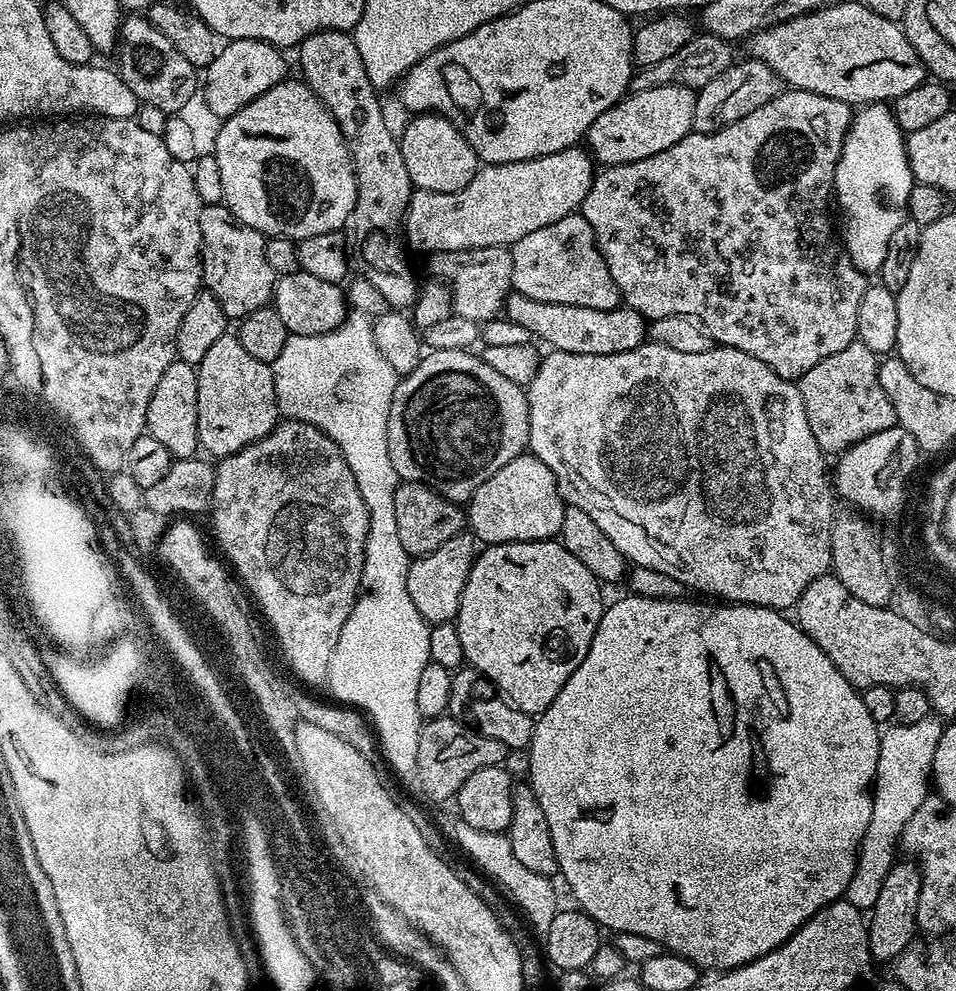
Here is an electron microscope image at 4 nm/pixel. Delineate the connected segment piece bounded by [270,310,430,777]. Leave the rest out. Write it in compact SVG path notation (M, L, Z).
M356 310L349 311L342 323L326 334L314 334L313 336L289 335L285 346L282 347L281 354L278 355L277 360L270 367L274 378L276 405L280 407L280 416L290 420L306 422L310 426L322 430L336 443L338 450L342 450L342 454L354 474L354 482L358 482L358 490L362 494L362 502L366 502L366 510L370 518L368 537L364 543L364 565L362 566L362 578L360 579L360 595L356 598L354 610L350 610L350 618L346 618L346 626L342 626L342 638L338 638L338 646L334 646L334 658L330 658L326 688L329 688L341 700L336 699L341 705L351 706L367 717L374 729L375 738L378 741L378 748L383 759L385 761L388 759L389 766L398 775L411 777L418 762L418 734L422 723L422 717L418 714L418 678L422 675L424 667L430 663L428 659L430 654L430 634L428 633L430 625L428 621L422 618L422 614L418 614L414 601L410 599L410 594L406 591L406 574L408 573L410 557L408 551L402 546L402 538L398 538L398 517L394 514L394 494L398 487L398 477L394 470L394 462L390 462L390 450L386 442L386 426L390 418L390 402L398 383L397 374L386 363L386 358L382 358L382 350L378 350L378 345L374 343L372 320L369 317L364 317L362 313L356 312Z

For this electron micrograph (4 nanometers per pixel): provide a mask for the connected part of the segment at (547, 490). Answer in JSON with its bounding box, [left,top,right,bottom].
[466,454,566,545]

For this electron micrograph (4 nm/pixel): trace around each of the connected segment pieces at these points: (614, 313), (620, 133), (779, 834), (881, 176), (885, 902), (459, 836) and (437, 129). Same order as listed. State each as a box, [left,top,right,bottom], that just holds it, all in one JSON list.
[[503,290,648,354],[586,86,696,165],[526,594,882,974],[832,102,914,274],[866,858,923,962],[456,822,558,934],[398,114,478,194]]

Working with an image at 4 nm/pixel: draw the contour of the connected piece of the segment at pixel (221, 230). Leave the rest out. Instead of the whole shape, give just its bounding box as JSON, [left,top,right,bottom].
[200,204,277,322]

